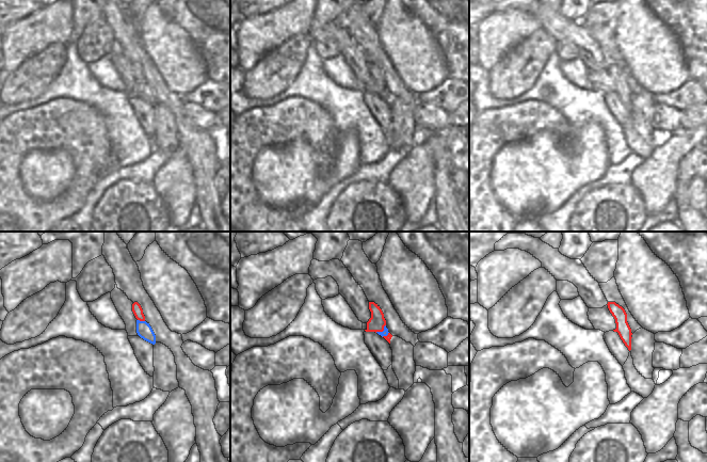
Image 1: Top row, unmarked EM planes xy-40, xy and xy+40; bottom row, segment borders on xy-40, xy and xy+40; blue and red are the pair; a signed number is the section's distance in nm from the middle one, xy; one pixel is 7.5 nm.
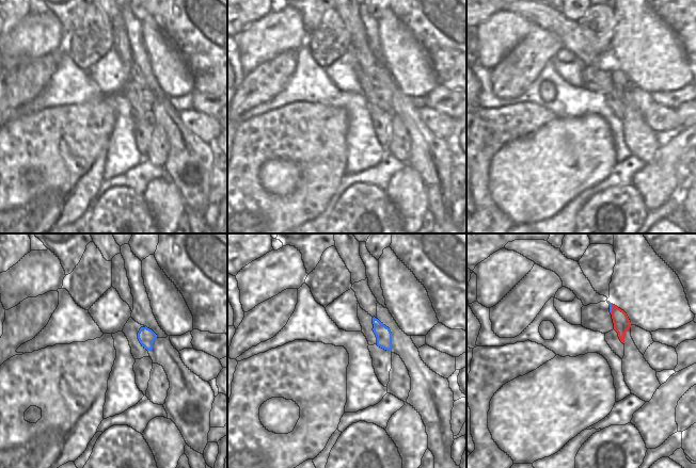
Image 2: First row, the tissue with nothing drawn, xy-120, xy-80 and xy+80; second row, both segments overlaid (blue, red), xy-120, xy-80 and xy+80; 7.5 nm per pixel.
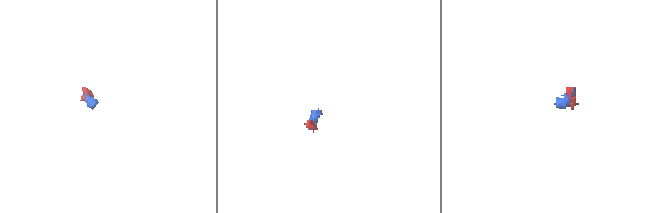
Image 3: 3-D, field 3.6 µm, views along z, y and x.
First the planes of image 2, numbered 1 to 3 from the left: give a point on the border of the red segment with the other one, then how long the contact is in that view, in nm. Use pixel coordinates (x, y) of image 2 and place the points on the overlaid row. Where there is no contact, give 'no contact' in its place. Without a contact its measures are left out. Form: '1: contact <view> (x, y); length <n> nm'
1: no contact
2: no contact
3: contact xy+80 (611, 309); length 80 nm

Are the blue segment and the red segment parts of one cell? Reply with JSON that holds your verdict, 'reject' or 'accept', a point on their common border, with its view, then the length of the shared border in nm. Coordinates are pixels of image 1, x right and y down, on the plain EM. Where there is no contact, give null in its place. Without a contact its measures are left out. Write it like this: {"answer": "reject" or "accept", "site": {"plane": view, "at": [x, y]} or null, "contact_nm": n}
{"answer": "reject", "site": {"plane": "xy-40", "at": [141, 82]}, "contact_nm": 60}

